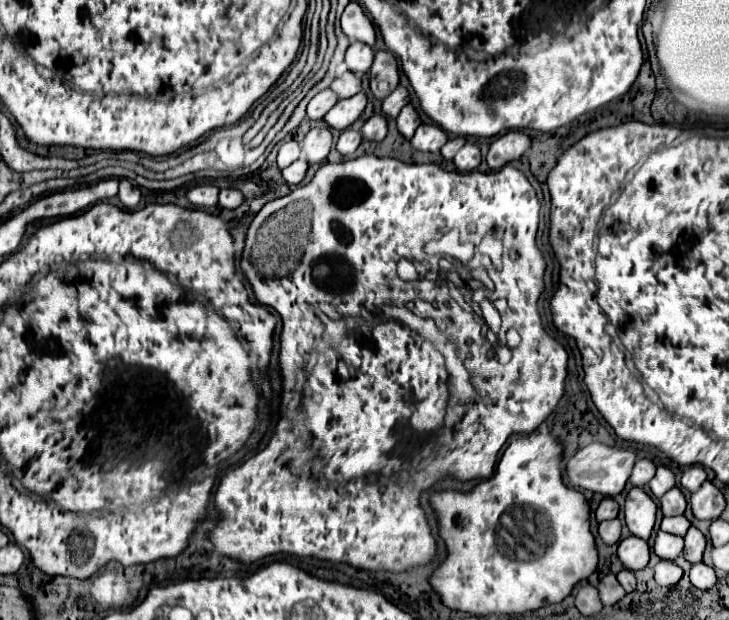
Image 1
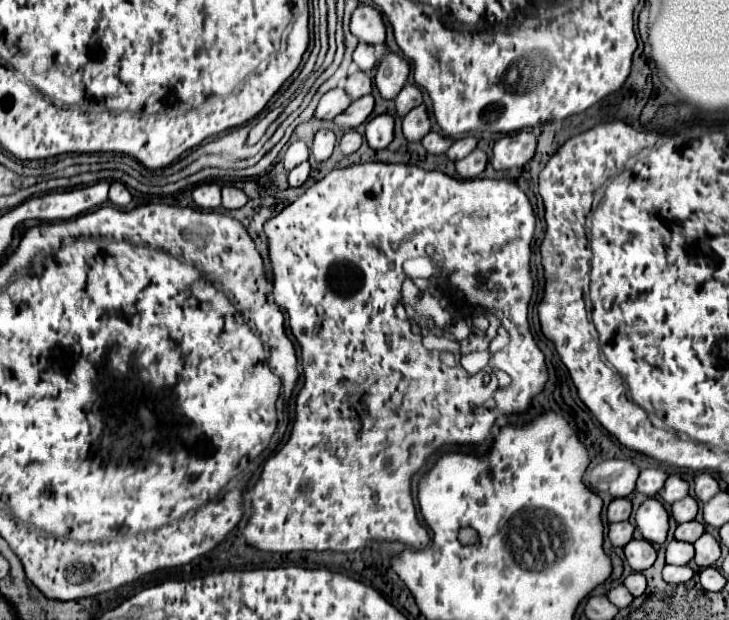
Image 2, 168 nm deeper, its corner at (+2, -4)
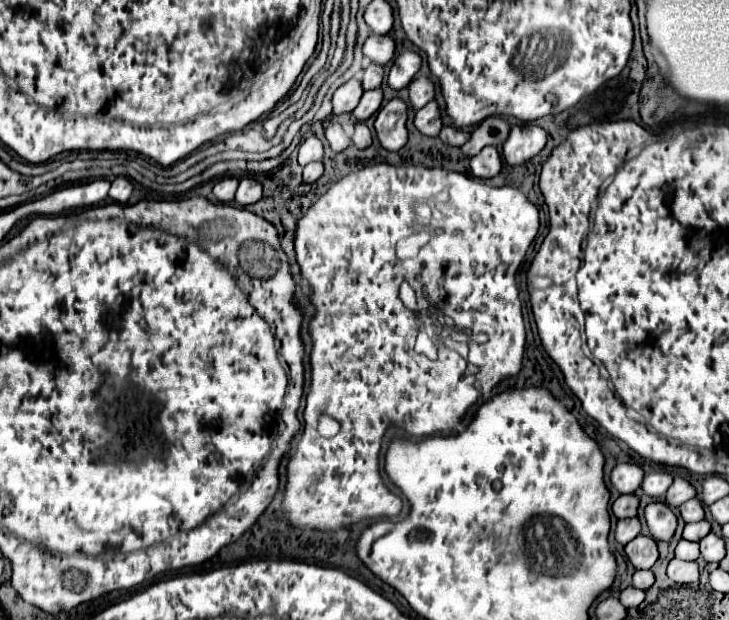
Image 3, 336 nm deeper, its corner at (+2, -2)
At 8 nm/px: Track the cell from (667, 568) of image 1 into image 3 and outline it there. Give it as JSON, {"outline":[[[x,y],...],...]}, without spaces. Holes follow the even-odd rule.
{"outline":[[[673,558],[667,566],[667,576],[677,582],[677,584],[691,584],[699,580],[699,568],[697,562],[685,562],[685,560],[677,560]]]}

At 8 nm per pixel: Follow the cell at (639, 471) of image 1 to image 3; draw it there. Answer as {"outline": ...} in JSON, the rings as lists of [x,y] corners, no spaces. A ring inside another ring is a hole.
{"outline":[[[653,472],[653,474],[647,474],[647,476],[643,478],[641,488],[643,488],[643,492],[645,492],[647,496],[663,498],[671,482],[673,482],[673,476],[671,476],[671,474],[667,474],[667,472]]]}

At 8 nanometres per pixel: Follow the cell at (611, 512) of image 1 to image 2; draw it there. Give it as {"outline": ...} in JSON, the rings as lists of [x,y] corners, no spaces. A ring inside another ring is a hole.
{"outline":[[[615,498],[607,508],[607,520],[609,522],[629,520],[629,516],[631,516],[631,502],[627,498]]]}

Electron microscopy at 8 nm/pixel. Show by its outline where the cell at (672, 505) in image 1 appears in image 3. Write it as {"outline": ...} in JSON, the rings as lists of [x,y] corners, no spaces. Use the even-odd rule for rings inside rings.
{"outline":[[[691,498],[689,502],[685,502],[685,504],[679,508],[679,512],[681,512],[681,518],[683,518],[685,522],[699,522],[699,520],[703,520],[703,516],[705,516],[699,498]]]}

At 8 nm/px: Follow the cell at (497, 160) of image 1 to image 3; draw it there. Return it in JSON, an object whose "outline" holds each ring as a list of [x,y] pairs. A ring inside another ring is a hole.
{"outline":[[[515,124],[509,132],[509,138],[505,140],[501,154],[505,164],[519,166],[537,156],[547,142],[547,134],[537,124]]]}

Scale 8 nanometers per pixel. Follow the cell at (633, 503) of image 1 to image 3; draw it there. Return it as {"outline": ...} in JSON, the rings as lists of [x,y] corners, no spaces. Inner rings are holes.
{"outline":[[[651,502],[645,506],[645,520],[655,540],[669,542],[677,528],[677,516],[663,502]]]}

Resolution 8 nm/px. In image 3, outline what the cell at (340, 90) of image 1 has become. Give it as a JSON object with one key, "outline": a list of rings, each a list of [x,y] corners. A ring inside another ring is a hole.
{"outline":[[[369,64],[369,66],[363,70],[361,86],[363,86],[363,90],[373,90],[373,88],[379,88],[379,86],[381,86],[381,80],[383,80],[383,66],[379,66],[379,64]]]}

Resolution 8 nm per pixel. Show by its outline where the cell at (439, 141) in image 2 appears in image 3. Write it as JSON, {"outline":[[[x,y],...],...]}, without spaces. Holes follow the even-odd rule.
{"outline":[[[445,126],[441,132],[439,132],[439,140],[449,144],[449,146],[461,146],[469,140],[469,132],[463,132],[463,130],[457,130],[457,128],[451,128],[451,126]]]}

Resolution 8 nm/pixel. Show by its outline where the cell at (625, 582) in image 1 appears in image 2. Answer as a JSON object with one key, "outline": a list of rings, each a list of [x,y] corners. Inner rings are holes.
{"outline":[[[641,572],[629,574],[623,584],[627,586],[627,590],[629,590],[633,596],[641,596],[641,594],[645,592],[645,588],[647,588],[647,580],[645,580],[645,576],[643,576]]]}

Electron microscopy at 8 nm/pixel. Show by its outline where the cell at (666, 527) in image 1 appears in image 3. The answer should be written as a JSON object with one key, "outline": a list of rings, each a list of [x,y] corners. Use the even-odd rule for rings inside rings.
{"outline":[[[707,520],[691,522],[691,524],[685,524],[685,528],[683,528],[683,538],[685,538],[685,540],[691,540],[691,542],[699,542],[699,540],[705,538],[709,532],[711,532],[711,526],[709,526]]]}

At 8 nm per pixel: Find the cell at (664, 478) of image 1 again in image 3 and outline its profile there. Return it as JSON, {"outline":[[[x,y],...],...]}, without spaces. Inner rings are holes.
{"outline":[[[675,478],[673,484],[671,484],[669,490],[667,490],[665,502],[667,502],[669,506],[675,506],[675,508],[677,508],[677,506],[681,506],[683,502],[691,500],[695,494],[697,494],[695,488],[693,488],[685,478]]]}

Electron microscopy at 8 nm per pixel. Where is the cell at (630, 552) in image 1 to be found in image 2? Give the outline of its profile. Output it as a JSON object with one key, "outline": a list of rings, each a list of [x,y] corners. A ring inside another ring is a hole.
{"outline":[[[631,540],[625,546],[625,558],[635,572],[643,572],[643,570],[651,568],[651,564],[657,558],[657,552],[651,546],[651,542],[647,542],[647,540]]]}

